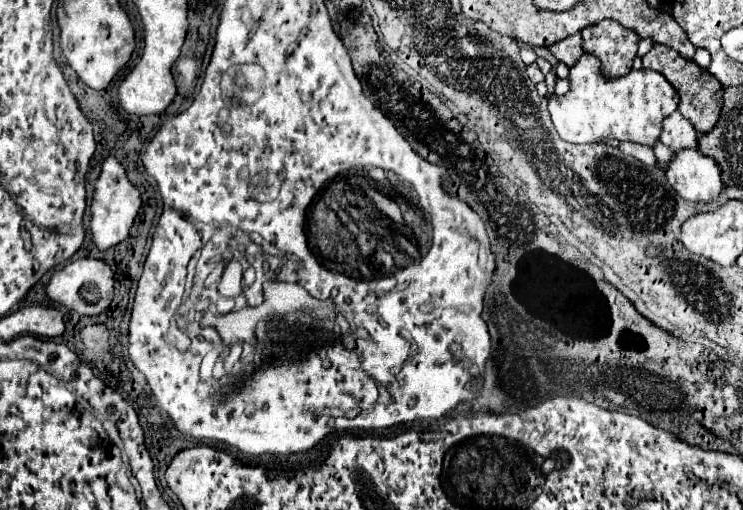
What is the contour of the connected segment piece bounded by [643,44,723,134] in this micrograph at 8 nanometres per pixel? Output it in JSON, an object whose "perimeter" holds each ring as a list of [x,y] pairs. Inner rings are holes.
{"perimeter":[[[655,44],[643,56],[643,68],[661,72],[673,84],[673,88],[677,90],[677,94],[681,98],[679,112],[695,126],[695,130],[699,134],[705,134],[715,126],[721,104],[723,104],[723,86],[719,84],[719,80],[715,80],[709,72],[705,74],[693,60],[685,60],[679,52],[675,52],[675,48],[667,48],[667,44]]]}

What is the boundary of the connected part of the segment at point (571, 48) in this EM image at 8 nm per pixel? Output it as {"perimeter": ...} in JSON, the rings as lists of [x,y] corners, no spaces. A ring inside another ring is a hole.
{"perimeter":[[[573,34],[561,42],[555,42],[553,46],[549,46],[549,50],[555,54],[555,58],[559,62],[565,62],[567,66],[573,66],[577,62],[577,58],[583,54],[583,46],[581,46],[581,34]]]}

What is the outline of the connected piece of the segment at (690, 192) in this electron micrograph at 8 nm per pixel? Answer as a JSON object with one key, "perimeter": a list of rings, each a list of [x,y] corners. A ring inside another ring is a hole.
{"perimeter":[[[693,148],[675,152],[673,160],[665,168],[665,176],[681,198],[693,202],[709,202],[717,198],[723,188],[721,170],[715,160]]]}

